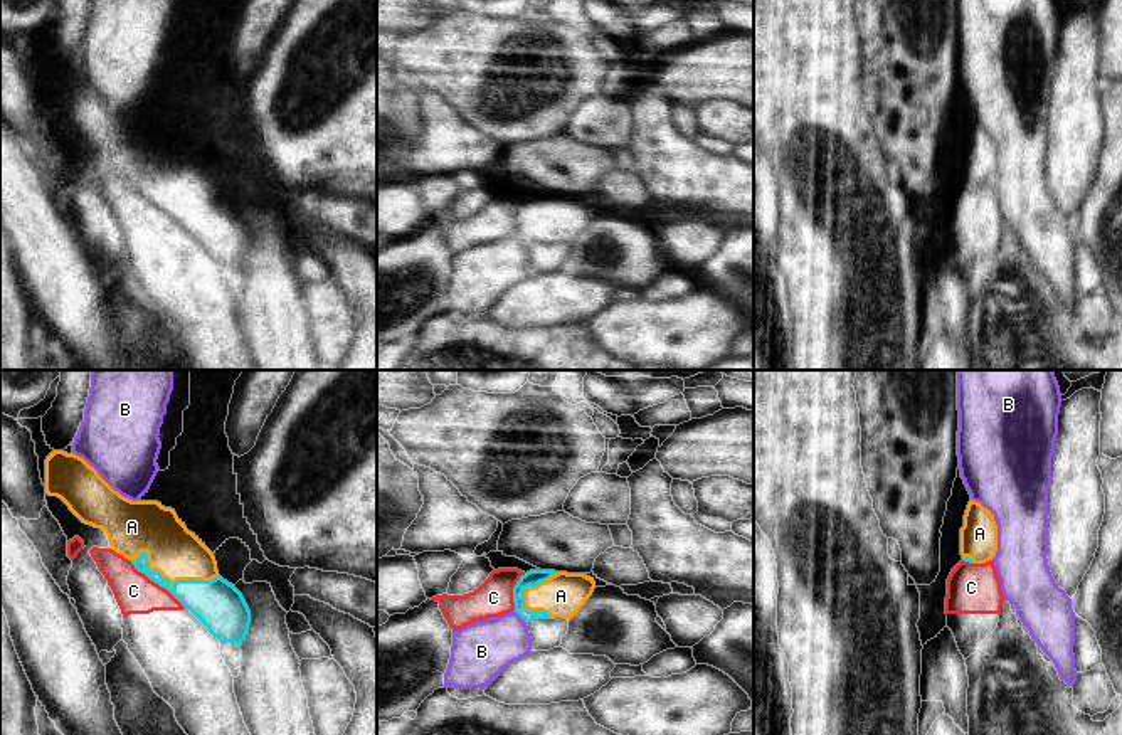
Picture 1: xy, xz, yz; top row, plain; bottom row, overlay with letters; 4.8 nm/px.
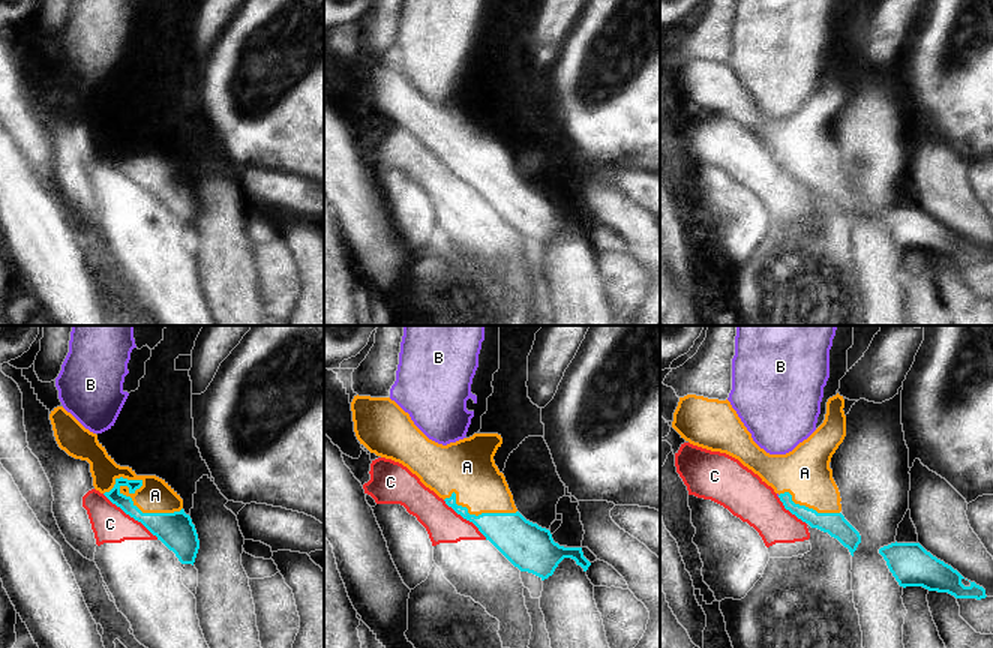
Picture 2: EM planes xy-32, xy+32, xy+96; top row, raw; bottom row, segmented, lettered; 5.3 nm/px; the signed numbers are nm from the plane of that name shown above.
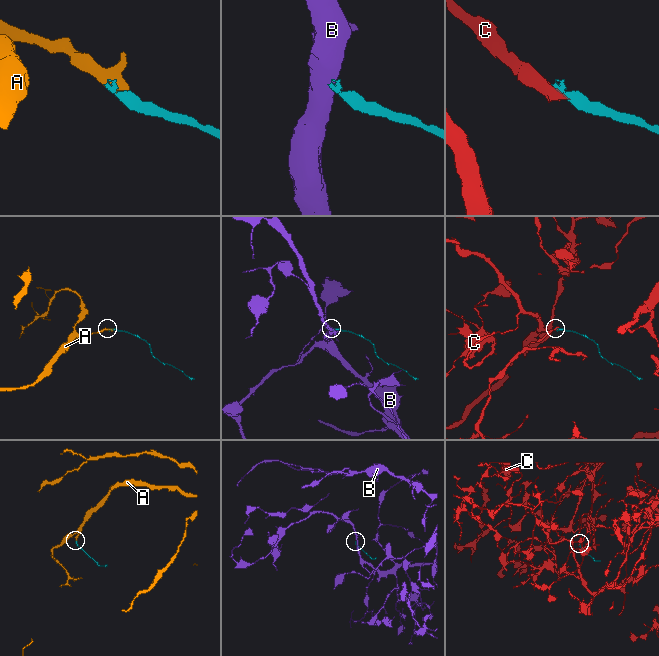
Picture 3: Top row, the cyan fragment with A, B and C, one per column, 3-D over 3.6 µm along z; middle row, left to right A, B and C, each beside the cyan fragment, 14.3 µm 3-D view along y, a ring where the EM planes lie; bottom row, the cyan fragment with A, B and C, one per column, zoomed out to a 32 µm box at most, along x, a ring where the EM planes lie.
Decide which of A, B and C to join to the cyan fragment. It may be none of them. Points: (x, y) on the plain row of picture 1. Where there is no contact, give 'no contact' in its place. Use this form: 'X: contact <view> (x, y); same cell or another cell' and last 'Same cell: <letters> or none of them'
A: contact xy (169, 206); same cell
B: contact xz (520, 239); another cell
C: contact xy (158, 207); another cell
Same cell: A

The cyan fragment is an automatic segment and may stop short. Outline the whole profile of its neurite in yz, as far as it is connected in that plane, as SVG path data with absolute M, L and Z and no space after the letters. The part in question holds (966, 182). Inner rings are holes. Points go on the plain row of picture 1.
M969 124L961 151L961 178L969 187L986 187L998 175L994 138L977 124Z

